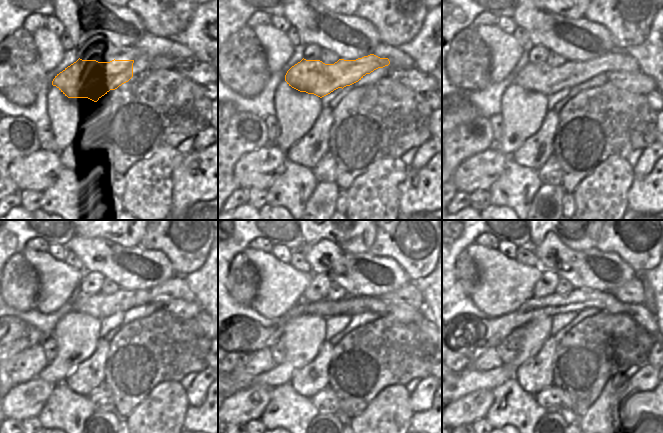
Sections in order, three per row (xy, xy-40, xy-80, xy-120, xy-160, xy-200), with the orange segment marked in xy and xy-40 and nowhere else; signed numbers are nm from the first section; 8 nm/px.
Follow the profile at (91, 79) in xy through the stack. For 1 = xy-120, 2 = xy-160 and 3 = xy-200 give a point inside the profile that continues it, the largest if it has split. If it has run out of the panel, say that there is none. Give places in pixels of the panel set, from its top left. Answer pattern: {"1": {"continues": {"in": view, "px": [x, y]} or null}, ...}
{"1": {"continues": {"in": "xy-120", "px": [100, 305]}}, "2": {"continues": {"in": "xy-160", "px": [408, 293]}}, "3": {"continues": {"in": "xy-200", "px": [633, 292]}}}

